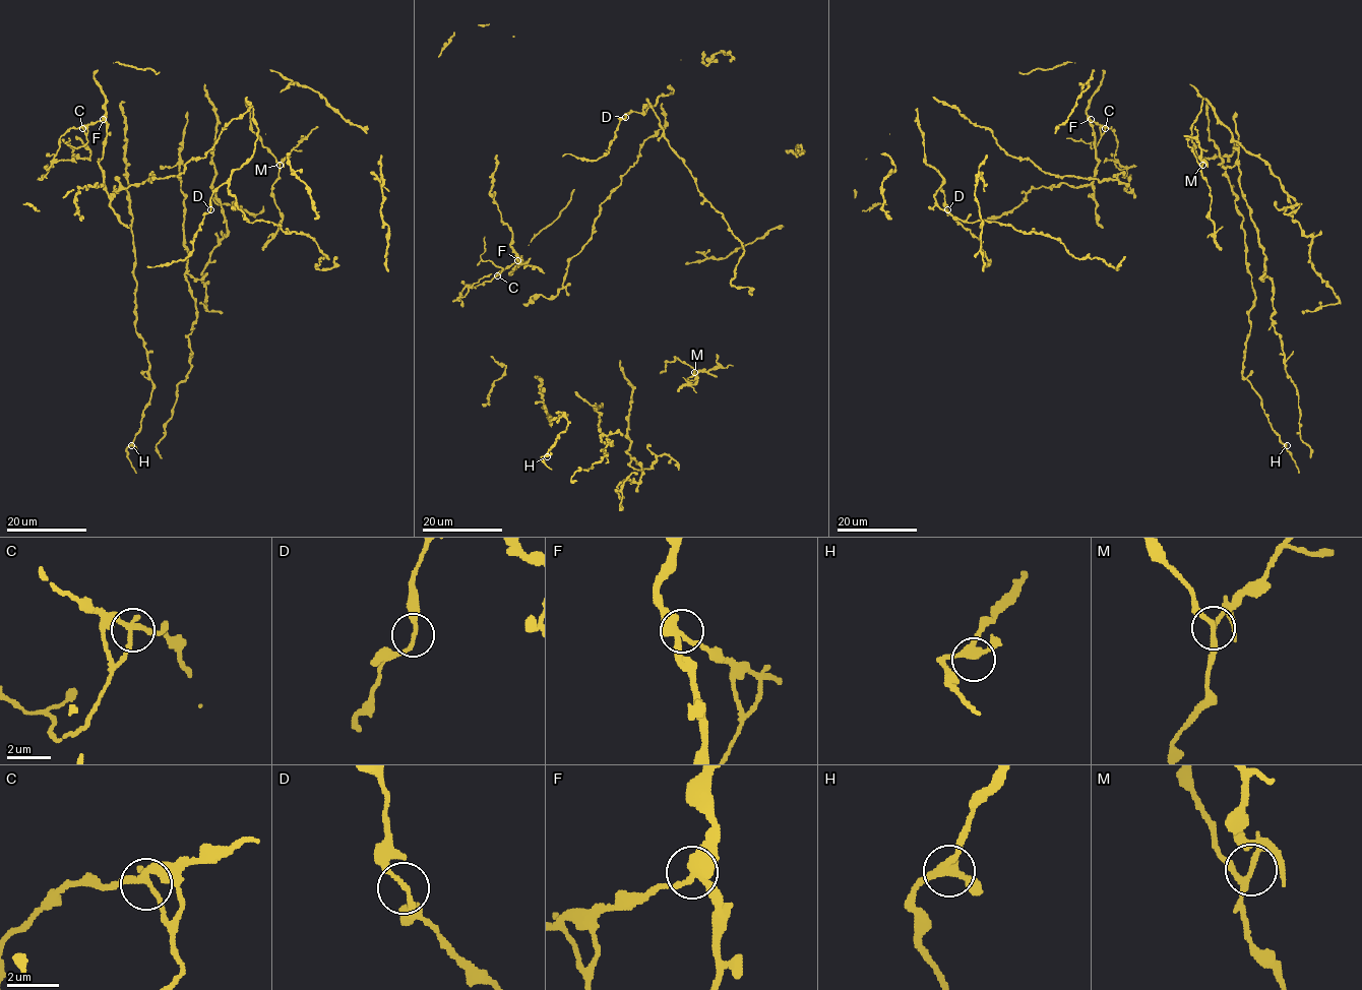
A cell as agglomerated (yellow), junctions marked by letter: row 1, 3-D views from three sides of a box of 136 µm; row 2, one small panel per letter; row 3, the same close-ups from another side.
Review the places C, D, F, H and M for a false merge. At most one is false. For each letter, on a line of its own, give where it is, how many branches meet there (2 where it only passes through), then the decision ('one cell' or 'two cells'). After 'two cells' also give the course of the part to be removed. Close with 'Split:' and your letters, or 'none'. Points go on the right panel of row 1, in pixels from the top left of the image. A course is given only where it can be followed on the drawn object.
C: (1105, 128) | 3 | one cell
D: (947, 209) | 2 | one cell
F: (1091, 119) | 3 | one cell
H: (1287, 445) | 3 | one cell
M: (1202, 165) | 3 | two cells | (1202, 164), (1195, 127)
Split: M

